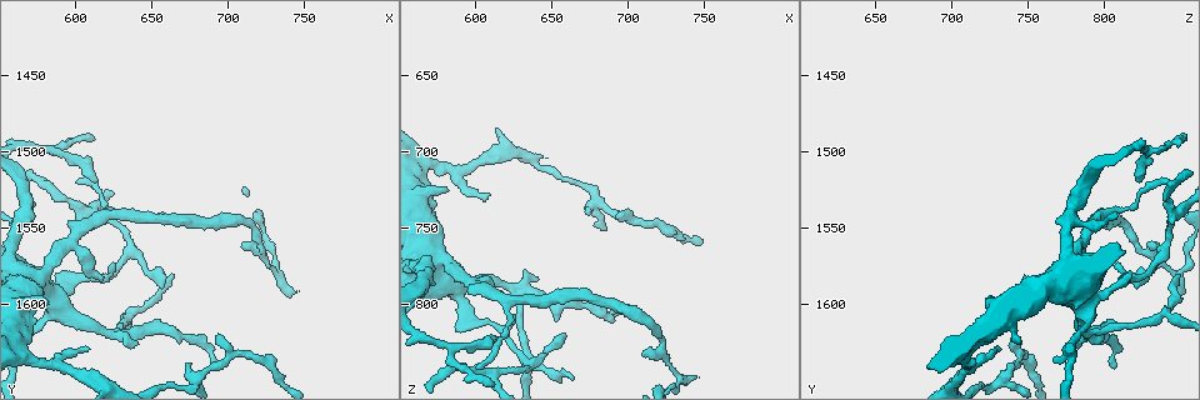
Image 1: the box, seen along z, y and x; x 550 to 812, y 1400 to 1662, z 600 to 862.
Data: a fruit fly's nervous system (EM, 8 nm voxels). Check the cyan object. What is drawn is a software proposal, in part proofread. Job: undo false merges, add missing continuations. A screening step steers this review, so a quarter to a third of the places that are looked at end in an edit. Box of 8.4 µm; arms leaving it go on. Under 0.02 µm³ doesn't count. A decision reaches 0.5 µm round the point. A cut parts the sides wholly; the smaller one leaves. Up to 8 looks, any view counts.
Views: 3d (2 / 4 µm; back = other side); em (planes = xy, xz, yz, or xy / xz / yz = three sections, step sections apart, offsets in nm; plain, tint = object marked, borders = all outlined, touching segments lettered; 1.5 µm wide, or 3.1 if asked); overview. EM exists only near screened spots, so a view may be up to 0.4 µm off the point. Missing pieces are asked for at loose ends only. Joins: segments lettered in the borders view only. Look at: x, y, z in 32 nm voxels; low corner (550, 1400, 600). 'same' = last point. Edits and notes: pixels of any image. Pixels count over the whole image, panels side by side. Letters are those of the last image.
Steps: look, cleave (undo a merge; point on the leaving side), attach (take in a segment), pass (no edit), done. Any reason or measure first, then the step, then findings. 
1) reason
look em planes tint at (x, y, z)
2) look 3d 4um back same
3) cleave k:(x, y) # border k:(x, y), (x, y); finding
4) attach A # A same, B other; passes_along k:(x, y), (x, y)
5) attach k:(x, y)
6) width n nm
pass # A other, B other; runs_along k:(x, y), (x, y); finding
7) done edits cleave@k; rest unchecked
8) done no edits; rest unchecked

look 3d 2um at (612, 1520, 826)

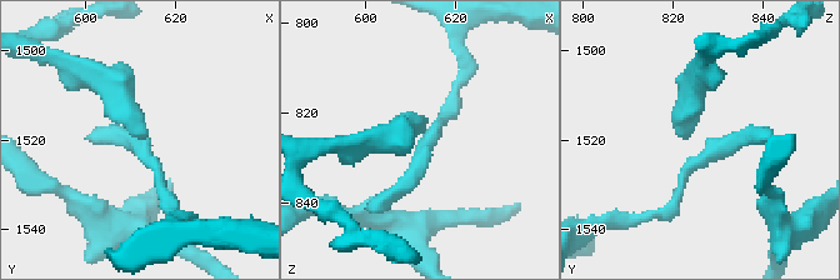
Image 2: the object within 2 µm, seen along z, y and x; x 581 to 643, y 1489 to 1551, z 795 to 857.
now the EM
look em xy step 8 borders at (612, 1519, 826)

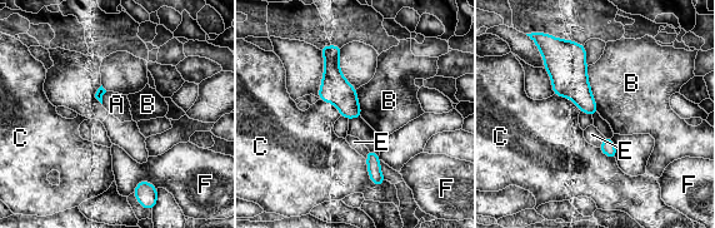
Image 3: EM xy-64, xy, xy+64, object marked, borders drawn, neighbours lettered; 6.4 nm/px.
cut it another way
look em planes borders same

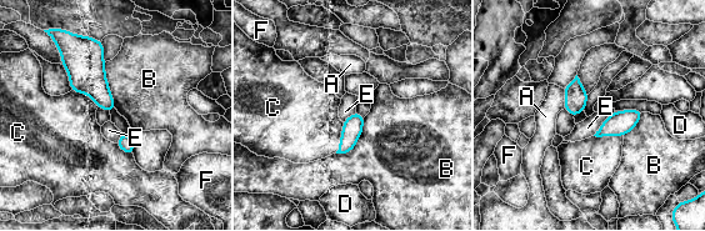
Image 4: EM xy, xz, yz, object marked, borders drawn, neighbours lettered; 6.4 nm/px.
pass # A other, B other, C other, D other, E other, F other; border 4:(616, 111), (593, 135); continuous, no second neuron

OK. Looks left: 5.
narrows sharply
look em planes borders at (612, 1584, 812)

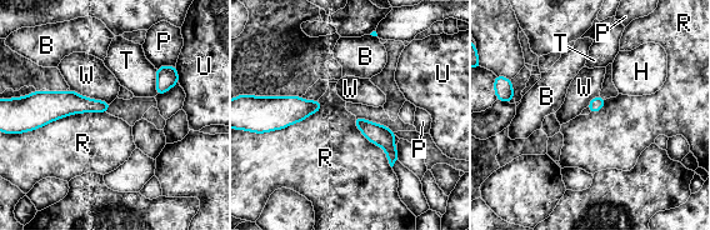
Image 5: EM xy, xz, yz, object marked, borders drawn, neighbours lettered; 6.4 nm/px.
longest_contact R 550 nm
pass # B other, H other, P other, R other, T other, U other, W other; border 5:(105, 111), (73, 113), (25, 131); continuous, no second neuron

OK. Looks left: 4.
look 3d 4um at (690, 1640, 804)

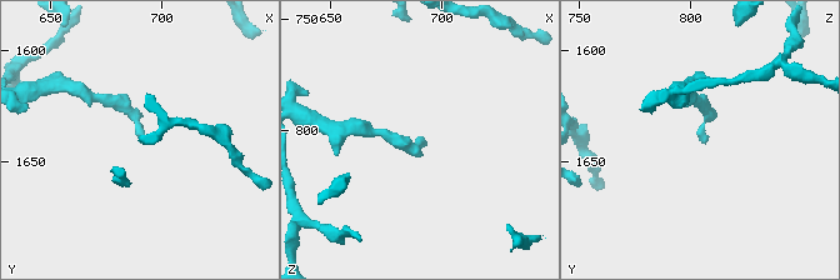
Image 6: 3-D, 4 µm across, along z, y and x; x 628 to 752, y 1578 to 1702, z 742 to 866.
look em planes borders at (691, 1641, 806)

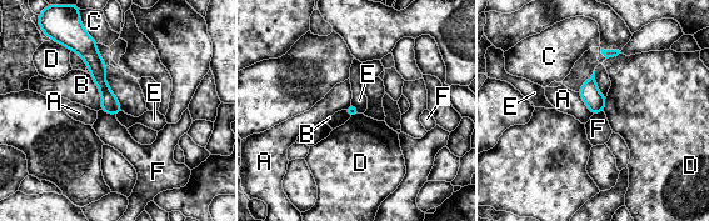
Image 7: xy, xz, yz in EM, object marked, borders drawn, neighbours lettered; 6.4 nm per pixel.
pass # A other, B other, C other, D other, E other, F other; none of them fits

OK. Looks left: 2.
done no edits; rest unchecked

